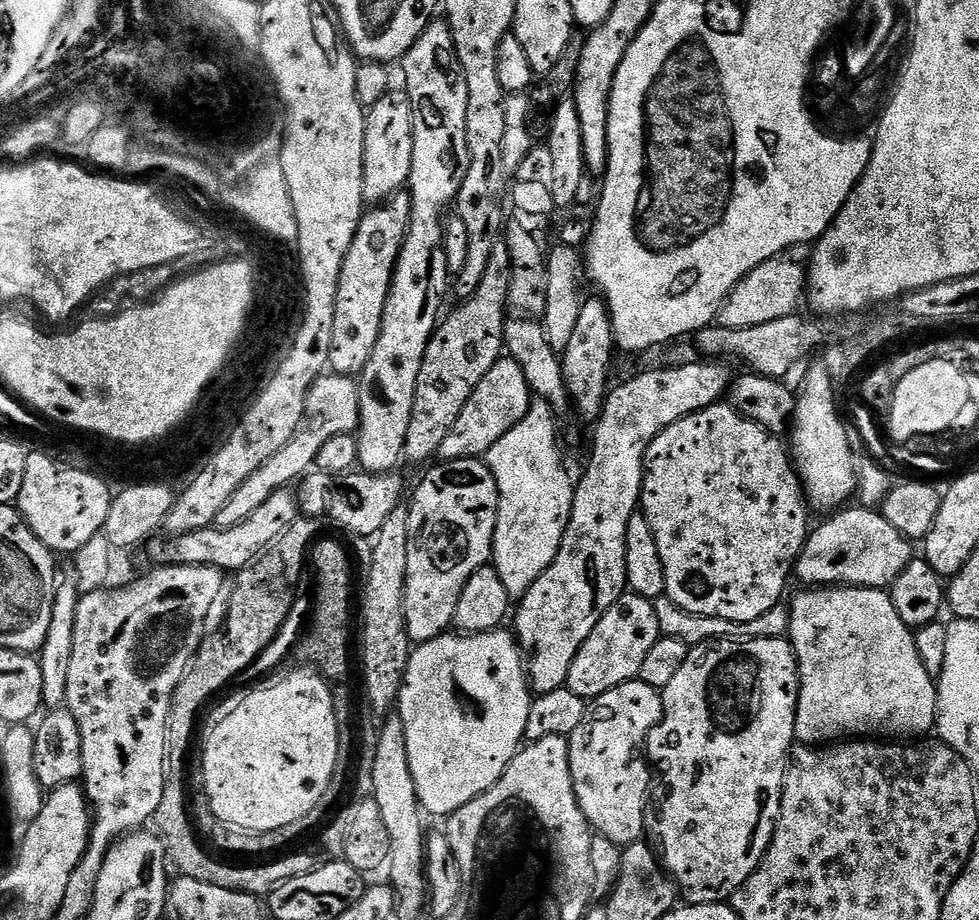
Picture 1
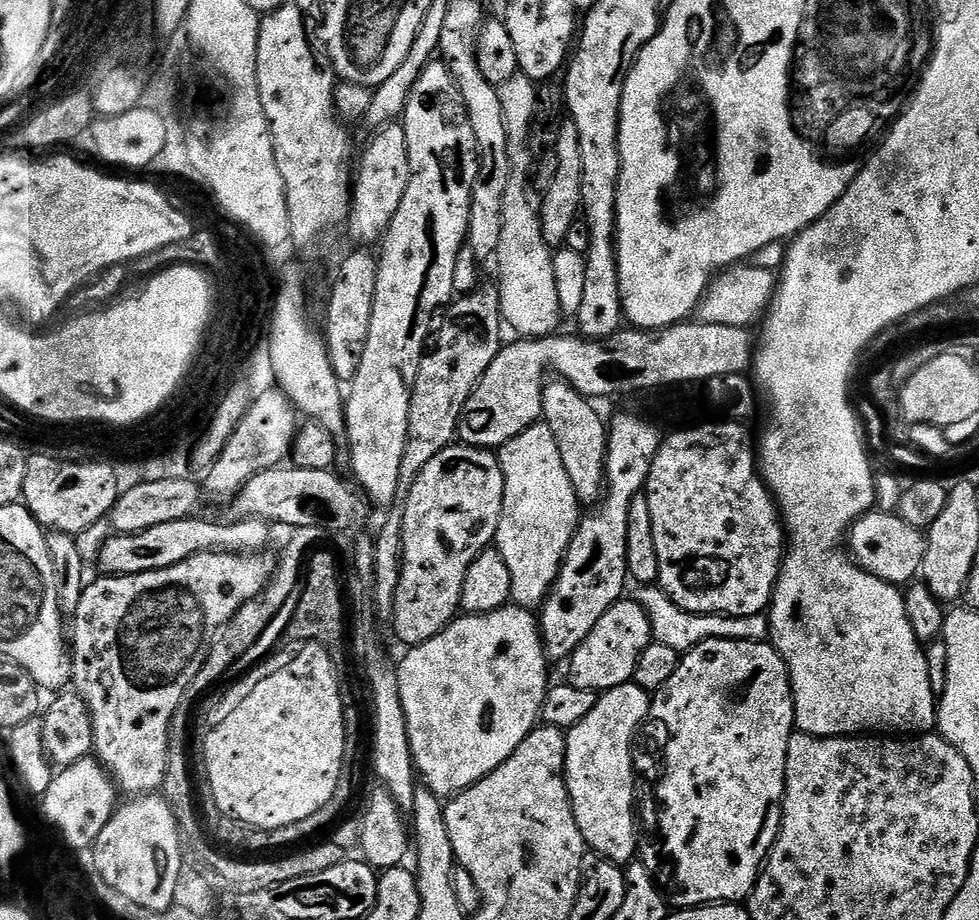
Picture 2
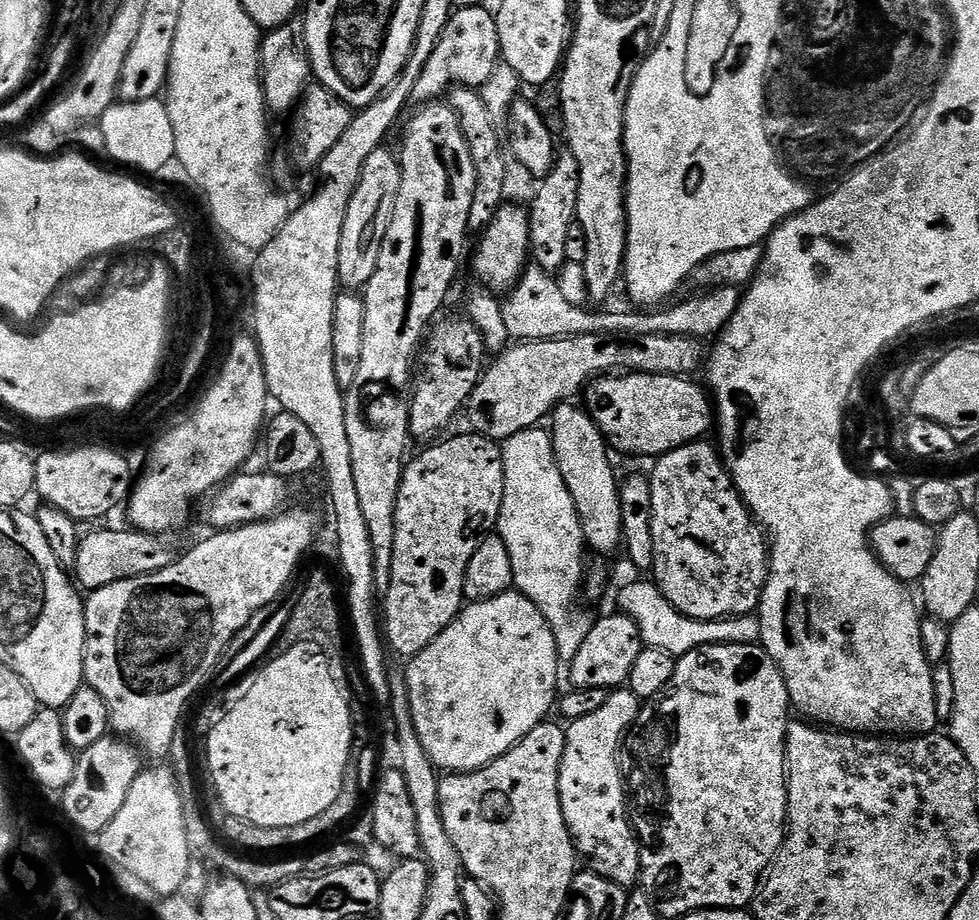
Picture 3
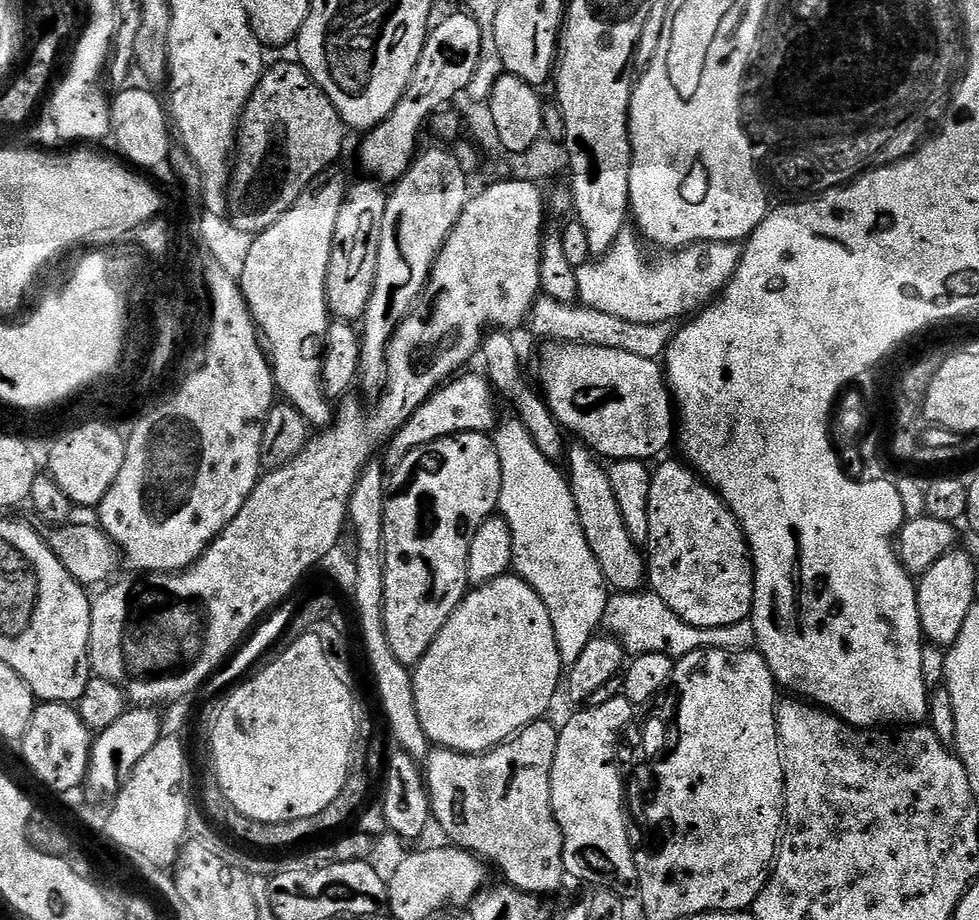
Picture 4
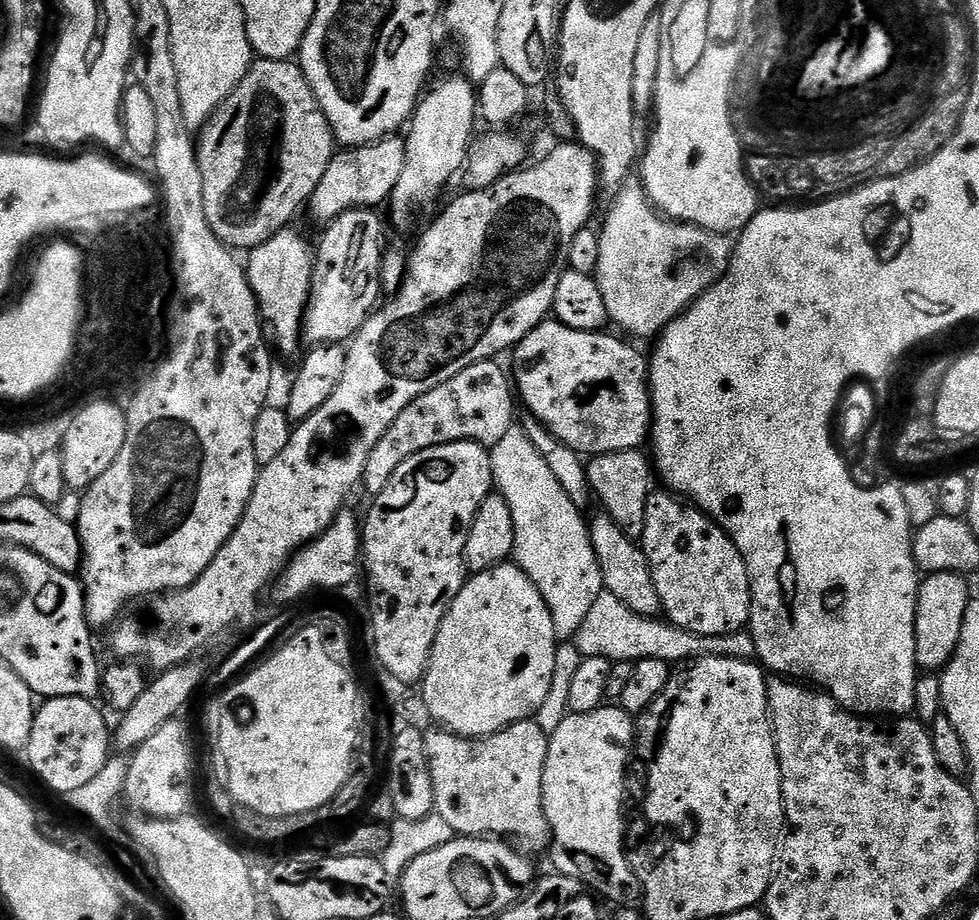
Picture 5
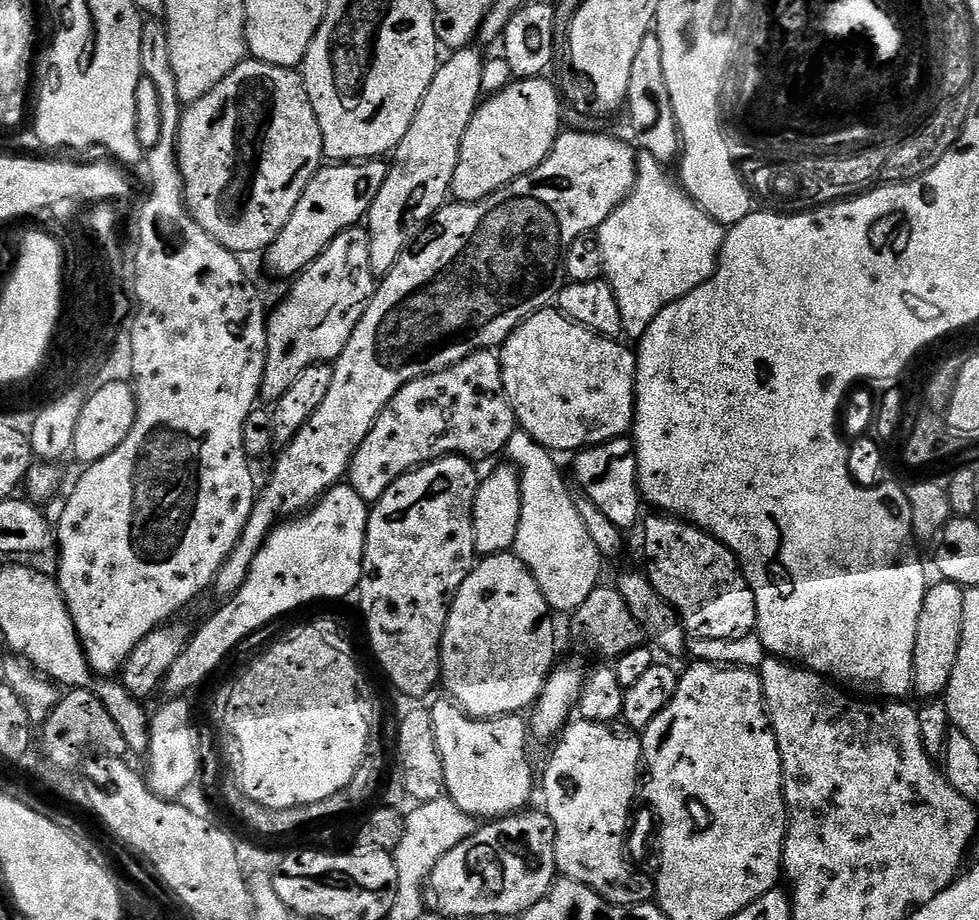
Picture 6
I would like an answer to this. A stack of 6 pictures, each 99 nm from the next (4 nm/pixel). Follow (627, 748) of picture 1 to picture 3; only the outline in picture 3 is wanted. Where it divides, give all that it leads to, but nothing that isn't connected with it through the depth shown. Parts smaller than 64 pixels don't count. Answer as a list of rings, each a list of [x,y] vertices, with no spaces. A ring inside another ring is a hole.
[[[616,690],[613,691],[606,698],[606,702],[602,703],[602,706],[598,708],[592,714],[586,714],[585,717],[580,717],[577,720],[571,721],[567,725],[564,737],[566,738],[566,750],[562,754],[562,766],[560,767],[560,781],[558,782],[558,790],[560,791],[560,801],[562,802],[562,814],[566,818],[566,826],[570,830],[572,835],[572,840],[576,844],[577,853],[581,857],[584,856],[588,859],[587,867],[591,871],[602,874],[606,878],[610,878],[614,882],[621,884],[623,888],[631,889],[633,887],[632,883],[636,879],[639,881],[642,876],[642,868],[640,872],[640,848],[636,845],[636,836],[632,833],[632,824],[628,819],[630,819],[630,813],[628,810],[628,805],[626,803],[626,788],[624,792],[624,776],[620,773],[620,739],[628,732],[628,727],[635,725],[637,723],[640,709],[642,707],[642,701],[630,691],[627,690]]]

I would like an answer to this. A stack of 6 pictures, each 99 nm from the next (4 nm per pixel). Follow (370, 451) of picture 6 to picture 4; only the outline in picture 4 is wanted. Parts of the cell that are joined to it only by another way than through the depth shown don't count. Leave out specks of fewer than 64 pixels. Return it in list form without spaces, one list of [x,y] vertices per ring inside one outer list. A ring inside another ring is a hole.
[[[460,374],[441,384],[435,392],[429,396],[426,402],[422,402],[422,406],[418,406],[418,410],[414,410],[414,414],[410,414],[410,418],[406,423],[392,435],[392,439],[388,441],[383,449],[382,464],[385,469],[391,470],[398,467],[402,462],[402,458],[406,458],[406,454],[410,454],[410,450],[418,450],[418,446],[426,446],[435,440],[441,440],[447,436],[457,436],[459,432],[483,432],[491,433],[497,427],[496,420],[496,400],[498,401],[498,392],[487,375],[480,376],[464,376],[468,374]]]

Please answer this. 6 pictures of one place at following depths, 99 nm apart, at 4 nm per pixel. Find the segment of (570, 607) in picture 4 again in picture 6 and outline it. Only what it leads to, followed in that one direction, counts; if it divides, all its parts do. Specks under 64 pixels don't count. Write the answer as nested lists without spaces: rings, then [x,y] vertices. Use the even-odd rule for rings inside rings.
[[[518,430],[510,438],[506,456],[520,473],[522,490],[522,518],[518,522],[514,555],[538,582],[549,609],[556,614],[571,614],[601,583],[602,557],[598,546],[594,546],[594,538],[590,538],[586,522],[582,522],[582,514],[574,506],[573,489],[564,481],[553,453],[530,438],[530,434]]]

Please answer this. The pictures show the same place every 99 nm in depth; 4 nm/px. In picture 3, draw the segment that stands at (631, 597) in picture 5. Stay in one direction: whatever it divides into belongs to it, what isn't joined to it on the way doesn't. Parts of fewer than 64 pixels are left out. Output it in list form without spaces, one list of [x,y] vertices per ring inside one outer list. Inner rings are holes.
[[[565,402],[557,404],[552,409],[550,417],[550,431],[554,458],[558,470],[562,474],[562,482],[566,482],[566,490],[570,490],[570,498],[574,498],[574,510],[578,510],[578,518],[582,526],[584,543],[600,556],[612,556],[621,551],[624,542],[622,530],[622,502],[620,501],[620,480],[616,476],[616,468],[612,465],[608,441],[594,422],[594,418],[579,403]]]

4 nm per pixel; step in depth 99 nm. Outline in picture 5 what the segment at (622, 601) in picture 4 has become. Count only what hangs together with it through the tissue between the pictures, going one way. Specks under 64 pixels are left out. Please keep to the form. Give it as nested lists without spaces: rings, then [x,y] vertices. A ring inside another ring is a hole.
[[[607,590],[601,594],[598,602],[594,602],[593,609],[586,616],[586,622],[582,622],[582,626],[577,630],[575,644],[581,657],[606,658],[613,662],[658,658],[673,666],[691,661],[698,656],[729,656],[735,660],[752,660],[756,656],[751,631],[745,630],[725,636],[694,634],[682,630],[664,618],[639,616],[634,610],[630,610],[630,606],[618,602],[618,598],[614,598],[614,594]]]

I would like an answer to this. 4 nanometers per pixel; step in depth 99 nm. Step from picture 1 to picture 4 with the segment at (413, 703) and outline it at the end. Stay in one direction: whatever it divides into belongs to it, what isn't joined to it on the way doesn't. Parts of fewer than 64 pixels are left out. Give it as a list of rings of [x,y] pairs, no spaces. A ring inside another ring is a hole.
[[[515,574],[500,576],[489,584],[473,587],[465,596],[464,601],[456,607],[454,614],[450,614],[446,626],[442,626],[438,638],[434,638],[430,650],[426,650],[426,654],[420,659],[419,664],[415,665],[412,672],[414,702],[418,710],[418,722],[422,722],[422,730],[428,735],[429,741],[433,745],[449,748],[455,752],[489,752],[504,741],[512,739],[527,724],[533,724],[535,720],[541,719],[547,713],[544,711],[551,706],[552,699],[556,696],[556,687],[559,684],[561,687],[562,665],[558,654],[558,642],[554,642],[554,626],[550,622],[550,614],[546,610],[540,595],[525,580],[521,580]]]

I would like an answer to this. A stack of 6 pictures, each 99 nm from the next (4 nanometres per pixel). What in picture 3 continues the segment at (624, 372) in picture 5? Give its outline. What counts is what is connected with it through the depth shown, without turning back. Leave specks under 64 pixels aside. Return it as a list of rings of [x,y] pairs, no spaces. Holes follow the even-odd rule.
[[[625,372],[597,376],[582,393],[583,407],[594,418],[609,449],[628,456],[659,458],[707,437],[714,428],[714,405],[709,393],[688,376]]]

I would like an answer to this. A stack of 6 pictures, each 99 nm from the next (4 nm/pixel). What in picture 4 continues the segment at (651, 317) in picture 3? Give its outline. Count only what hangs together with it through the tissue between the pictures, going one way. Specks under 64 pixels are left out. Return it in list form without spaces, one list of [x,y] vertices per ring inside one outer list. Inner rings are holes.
[[[547,298],[537,300],[532,307],[531,324],[533,334],[541,336],[544,342],[606,346],[610,350],[626,350],[626,354],[638,354],[638,358],[650,358],[655,361],[665,355],[674,335],[672,324],[626,322],[626,318],[617,318],[615,314],[602,314],[593,308],[563,304]]]

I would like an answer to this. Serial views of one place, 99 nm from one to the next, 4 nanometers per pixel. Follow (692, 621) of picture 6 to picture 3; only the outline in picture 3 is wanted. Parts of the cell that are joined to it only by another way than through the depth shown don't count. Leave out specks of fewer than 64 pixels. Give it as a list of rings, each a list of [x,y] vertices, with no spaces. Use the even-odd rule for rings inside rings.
[[[701,438],[694,444],[687,444],[676,448],[672,452],[659,457],[655,461],[656,469],[650,472],[652,481],[652,533],[654,534],[654,562],[651,575],[654,577],[656,587],[662,590],[662,594],[682,614],[686,614],[695,620],[723,620],[733,616],[747,616],[755,613],[760,607],[760,599],[764,593],[764,587],[768,581],[768,542],[766,533],[752,516],[752,511],[744,504],[740,497],[740,491],[736,483],[732,481],[732,475],[720,459],[720,453],[715,443],[707,444],[707,439]]]

